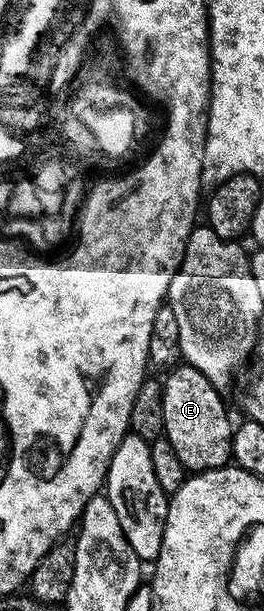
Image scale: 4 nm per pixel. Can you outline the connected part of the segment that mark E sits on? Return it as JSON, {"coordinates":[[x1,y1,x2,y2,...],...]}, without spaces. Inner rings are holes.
{"coordinates":[[179,364,167,371,162,385,163,437,178,452,185,471,199,472,229,465,232,456,234,421,224,407,221,391,217,390,198,368]]}

